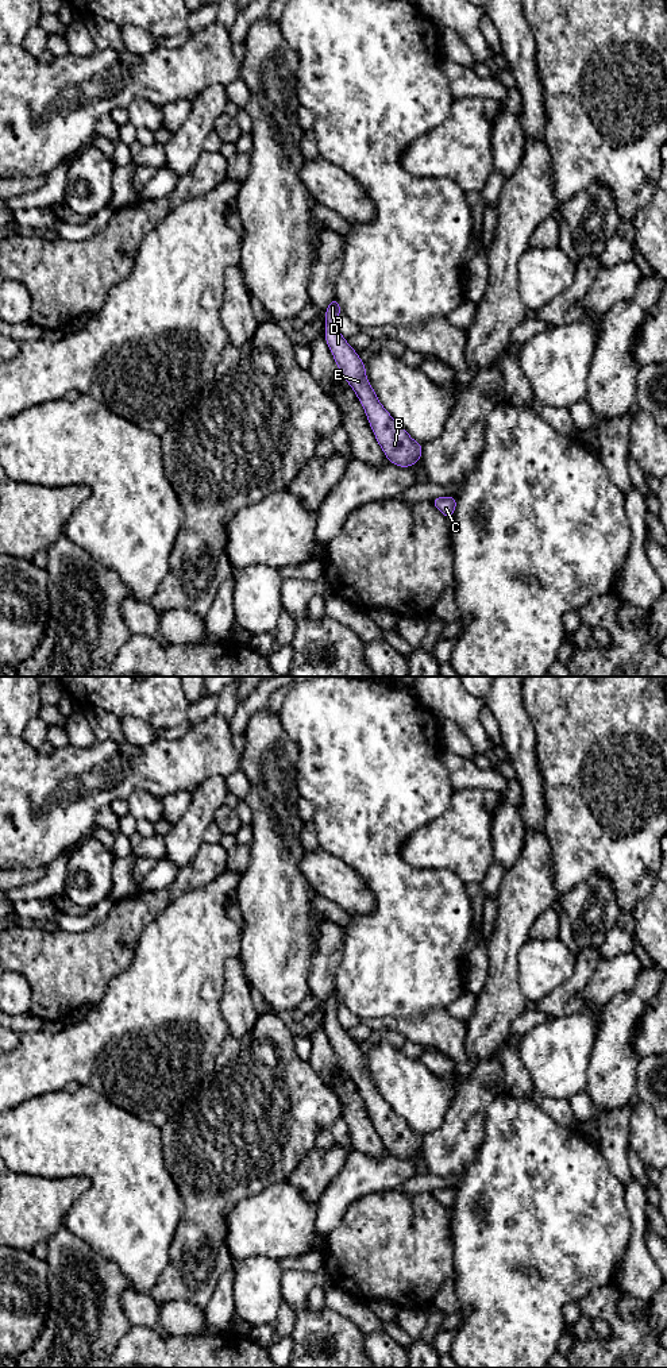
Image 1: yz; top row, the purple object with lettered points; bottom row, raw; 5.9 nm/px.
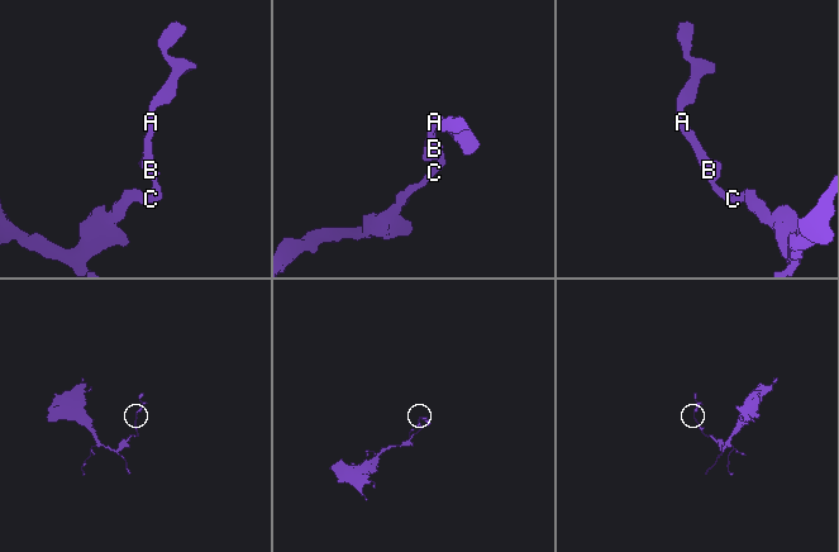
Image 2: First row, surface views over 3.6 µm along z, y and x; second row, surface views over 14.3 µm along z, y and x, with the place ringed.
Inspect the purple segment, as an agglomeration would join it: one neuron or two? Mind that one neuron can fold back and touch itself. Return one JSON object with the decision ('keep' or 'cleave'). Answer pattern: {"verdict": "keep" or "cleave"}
{"verdict": "keep"}

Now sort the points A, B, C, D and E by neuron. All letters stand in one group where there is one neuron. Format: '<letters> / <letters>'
A B C D E

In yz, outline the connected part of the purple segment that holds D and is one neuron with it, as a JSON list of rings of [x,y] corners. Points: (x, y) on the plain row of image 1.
[[[334,990],[325,1003],[325,1033],[342,1067],[354,1080],[365,1099],[366,1109],[386,1149],[400,1159],[409,1159],[421,1149],[423,1137],[415,1133],[378,1093],[374,1080],[366,1070],[363,1052],[336,1018],[340,1002],[338,991]]]

